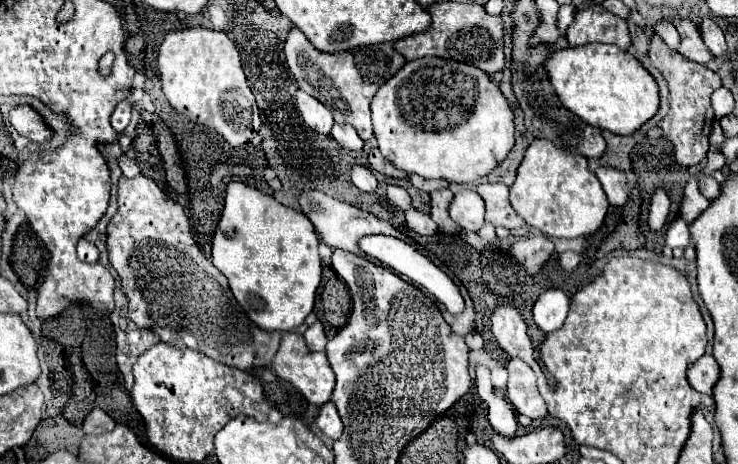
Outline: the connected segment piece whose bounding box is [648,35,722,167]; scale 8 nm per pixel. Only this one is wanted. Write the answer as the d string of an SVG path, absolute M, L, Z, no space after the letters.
M658 35L652 37L648 55L652 59L652 65L664 75L664 79L670 87L670 113L660 121L664 137L668 141L672 141L674 157L676 157L678 165L682 165L682 167L698 165L700 161L706 159L706 153L708 153L708 135L710 135L712 123L714 123L710 95L714 93L714 89L718 89L722 85L720 77L714 71L710 71L708 67L704 67L700 63L692 63L692 61L684 59L678 51L668 49L666 43Z

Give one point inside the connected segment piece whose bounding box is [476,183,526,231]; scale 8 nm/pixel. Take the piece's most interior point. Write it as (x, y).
(499, 211)

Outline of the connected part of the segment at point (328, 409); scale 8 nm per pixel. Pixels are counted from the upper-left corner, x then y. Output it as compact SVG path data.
M332 401L322 403L318 407L316 425L330 439L338 439L342 435L342 421L340 421L340 415L338 415L338 411L336 411L336 407L334 407Z

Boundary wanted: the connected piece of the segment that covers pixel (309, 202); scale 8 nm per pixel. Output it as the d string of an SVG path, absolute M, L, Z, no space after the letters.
M302 191L300 197L298 197L298 203L300 203L300 209L302 213L314 223L316 227L316 233L322 237L322 241L332 247L332 249L344 249L344 251L350 251L354 255L362 255L362 251L358 249L358 239L364 237L364 235L374 235L374 233L382 233L382 235L392 235L392 237L398 237L406 243L414 243L406 233L394 229L388 221L382 221L350 203L344 203L344 201L338 201L322 191Z

